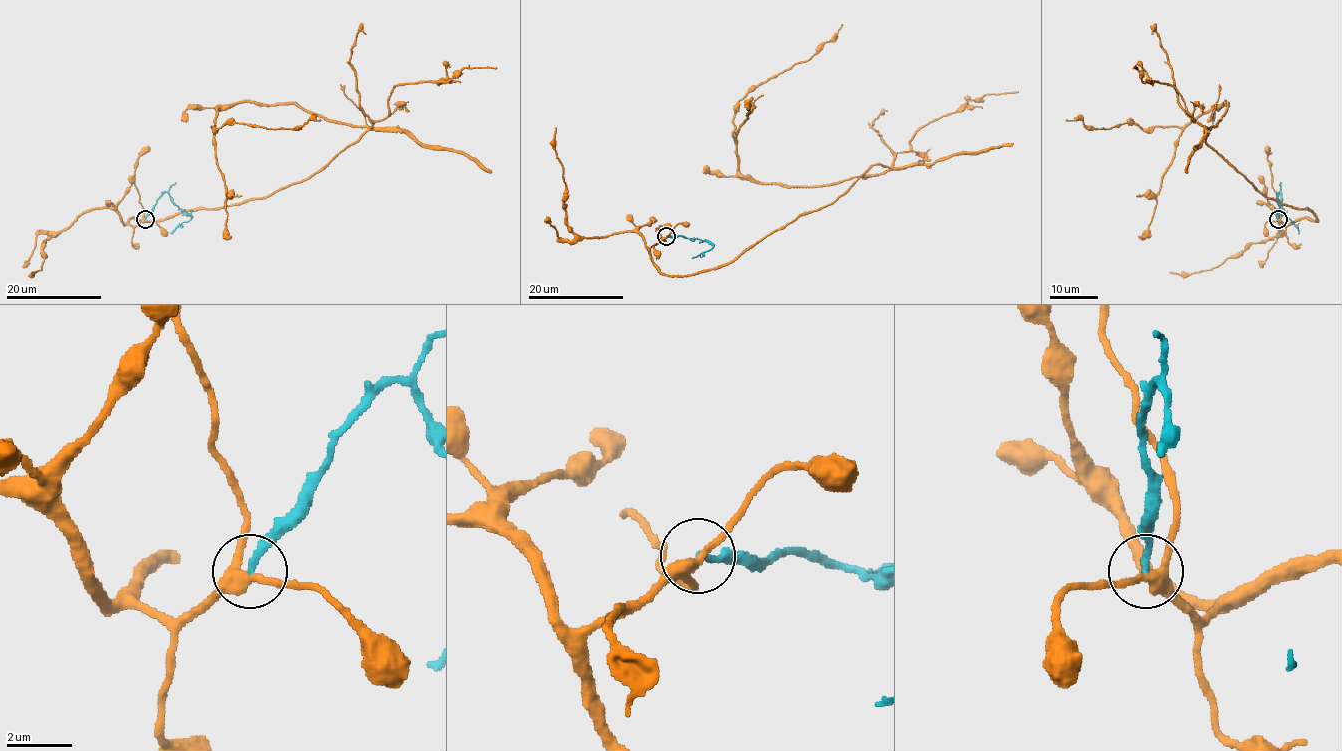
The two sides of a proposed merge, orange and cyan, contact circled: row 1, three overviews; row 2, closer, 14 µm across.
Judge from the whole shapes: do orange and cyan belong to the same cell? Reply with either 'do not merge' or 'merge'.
do not merge

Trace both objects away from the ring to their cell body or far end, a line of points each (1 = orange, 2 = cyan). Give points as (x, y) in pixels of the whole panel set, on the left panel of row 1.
1: (144, 219), (265, 198), (365, 130), (294, 104), (217, 110), (215, 129), (320, 119)
2: (144, 219), (156, 200), (167, 192), (191, 217), (171, 233)

